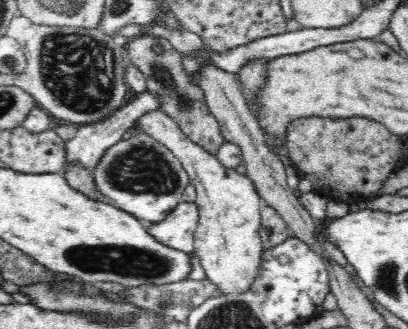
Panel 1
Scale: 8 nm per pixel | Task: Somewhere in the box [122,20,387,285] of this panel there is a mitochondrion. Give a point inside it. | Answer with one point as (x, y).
(185, 102)

